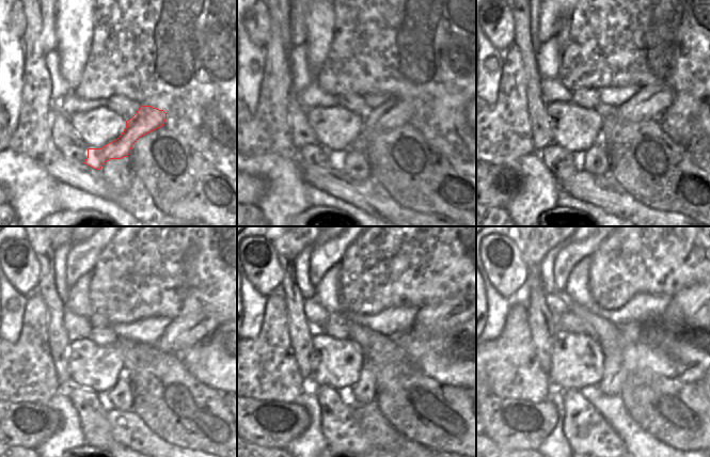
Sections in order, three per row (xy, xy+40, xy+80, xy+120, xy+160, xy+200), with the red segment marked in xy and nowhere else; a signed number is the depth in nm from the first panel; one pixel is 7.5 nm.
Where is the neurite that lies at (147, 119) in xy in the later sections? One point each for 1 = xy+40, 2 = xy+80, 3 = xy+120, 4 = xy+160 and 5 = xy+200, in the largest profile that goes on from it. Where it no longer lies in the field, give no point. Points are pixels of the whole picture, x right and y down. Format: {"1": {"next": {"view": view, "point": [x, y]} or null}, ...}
{"1": {"next": {"view": "xy+40", "point": [395, 112]}}, "2": {"next": {"view": "xy+80", "point": [650, 101]}}, "3": {"next": {"view": "xy+120", "point": [184, 331]}}, "4": {"next": {"view": "xy+160", "point": [434, 319]}}, "5": {"next": {"view": "xy+200", "point": [684, 303]}}}

